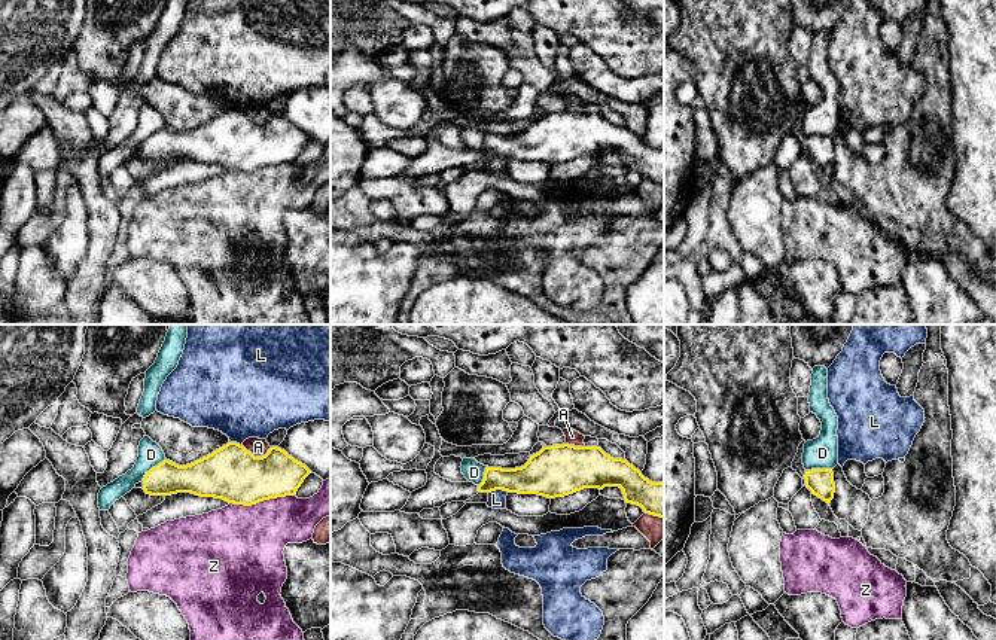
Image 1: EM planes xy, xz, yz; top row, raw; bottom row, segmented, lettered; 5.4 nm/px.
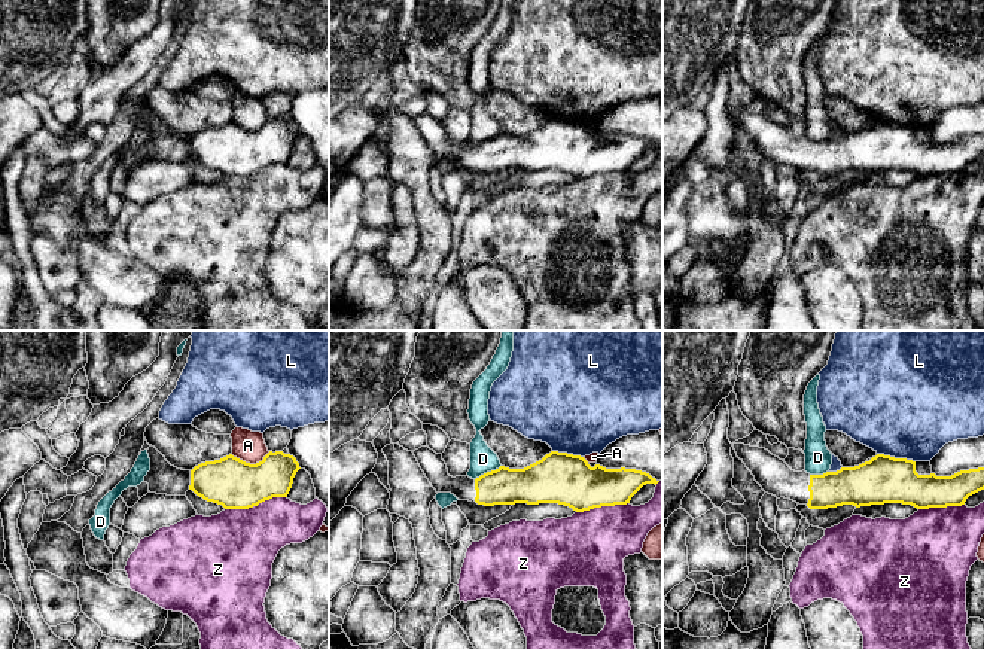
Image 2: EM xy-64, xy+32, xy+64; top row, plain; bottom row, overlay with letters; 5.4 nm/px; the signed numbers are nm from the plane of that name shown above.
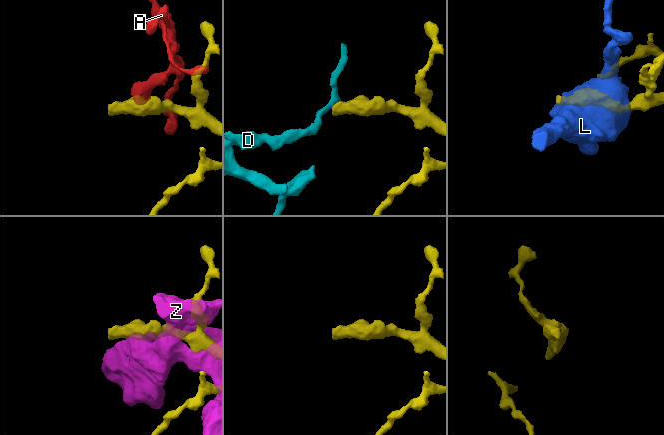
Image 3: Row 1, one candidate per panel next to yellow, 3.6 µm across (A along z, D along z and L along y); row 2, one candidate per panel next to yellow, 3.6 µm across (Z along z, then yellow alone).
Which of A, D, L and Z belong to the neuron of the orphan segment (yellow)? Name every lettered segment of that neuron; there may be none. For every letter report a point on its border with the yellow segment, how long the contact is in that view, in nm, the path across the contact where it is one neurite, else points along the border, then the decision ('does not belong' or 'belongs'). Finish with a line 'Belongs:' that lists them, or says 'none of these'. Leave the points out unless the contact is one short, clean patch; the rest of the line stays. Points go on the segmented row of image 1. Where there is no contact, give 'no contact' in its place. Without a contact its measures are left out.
A: meets yellow in xy at (256, 457); contact 170 nm long; does not belong
D: meets yellow in xy at (152, 468); contact 180 nm long; border along xy (166, 459), (155, 465), (142, 481); does not belong
L: meets yellow in xz at (498, 488); contact 110 nm long; does not belong
Z: meets yellow in xy at (261, 500); contact 360 nm long; does not belong
Belongs: none of these

